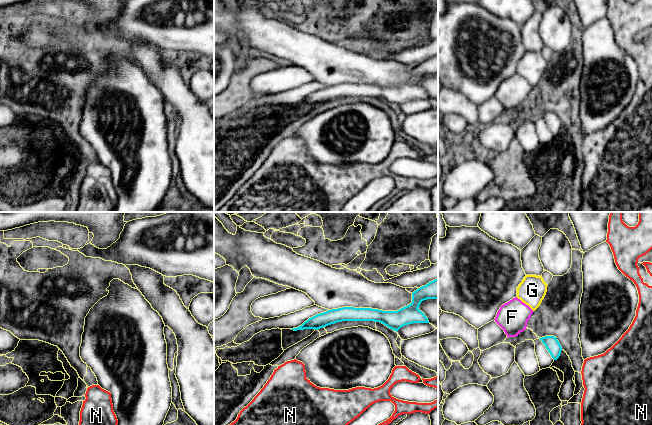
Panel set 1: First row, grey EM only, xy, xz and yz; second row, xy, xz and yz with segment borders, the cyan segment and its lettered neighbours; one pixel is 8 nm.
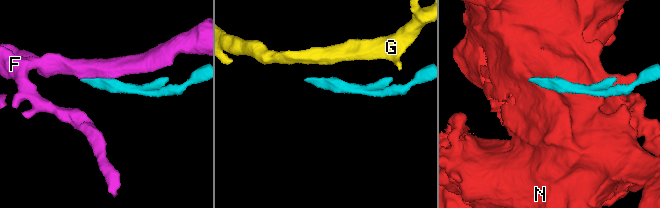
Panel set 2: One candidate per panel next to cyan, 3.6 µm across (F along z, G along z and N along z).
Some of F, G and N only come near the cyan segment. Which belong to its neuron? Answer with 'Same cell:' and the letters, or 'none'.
Same cell: none

